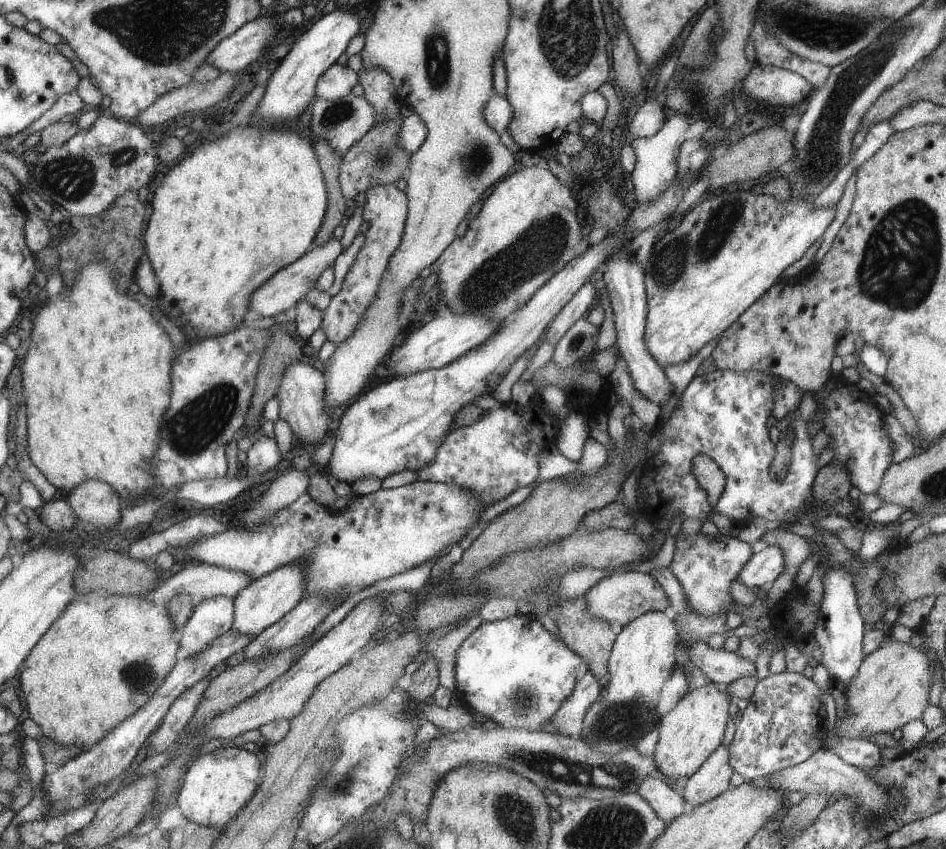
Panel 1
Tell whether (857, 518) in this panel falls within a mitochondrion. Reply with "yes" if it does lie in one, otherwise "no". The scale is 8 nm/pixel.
no

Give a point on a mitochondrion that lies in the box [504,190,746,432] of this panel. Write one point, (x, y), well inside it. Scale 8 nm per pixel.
(671, 262)

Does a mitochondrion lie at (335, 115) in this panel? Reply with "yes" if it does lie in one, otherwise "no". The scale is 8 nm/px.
yes

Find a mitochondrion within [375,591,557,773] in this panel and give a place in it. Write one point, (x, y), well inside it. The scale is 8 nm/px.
(524, 698)

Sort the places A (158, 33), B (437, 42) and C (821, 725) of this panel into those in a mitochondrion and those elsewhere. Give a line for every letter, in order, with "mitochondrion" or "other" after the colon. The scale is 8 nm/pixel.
A: mitochondrion
B: mitochondrion
C: other

